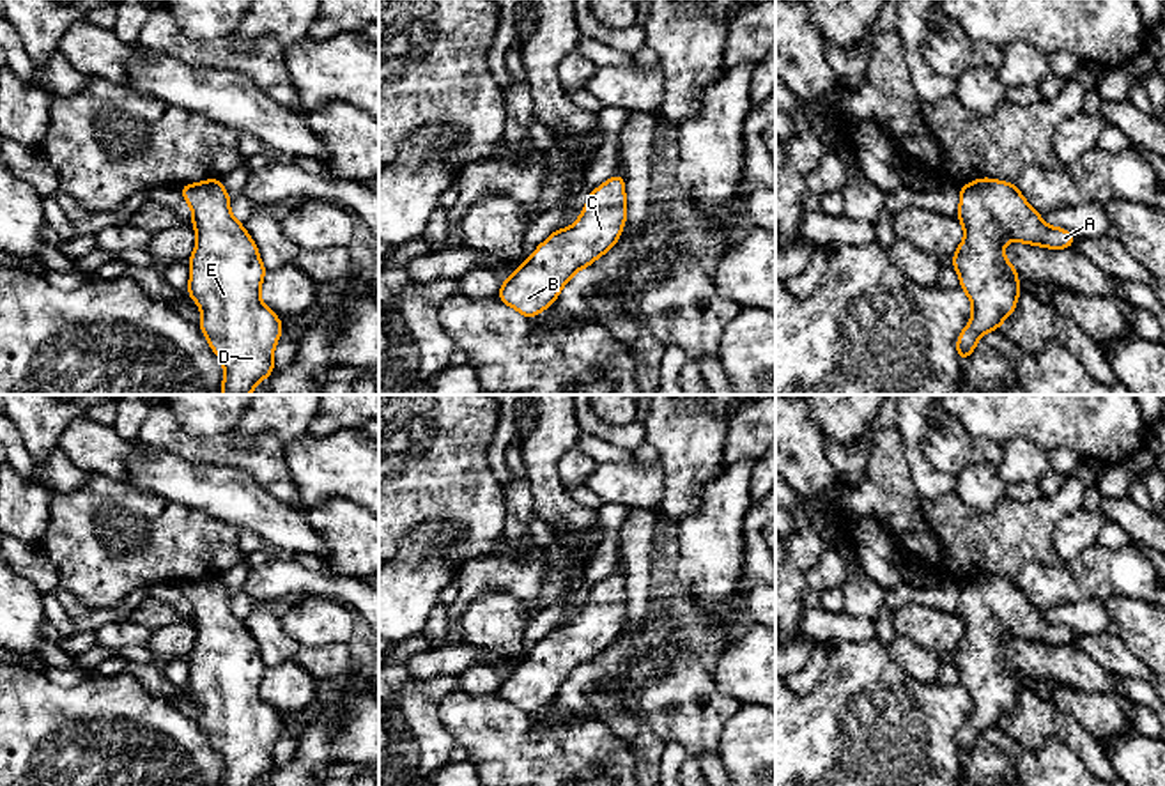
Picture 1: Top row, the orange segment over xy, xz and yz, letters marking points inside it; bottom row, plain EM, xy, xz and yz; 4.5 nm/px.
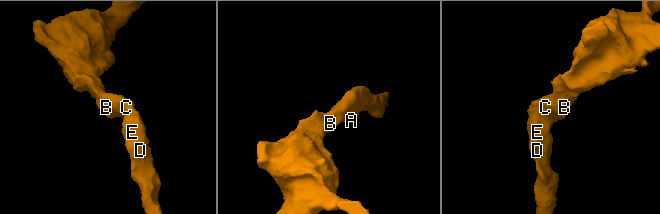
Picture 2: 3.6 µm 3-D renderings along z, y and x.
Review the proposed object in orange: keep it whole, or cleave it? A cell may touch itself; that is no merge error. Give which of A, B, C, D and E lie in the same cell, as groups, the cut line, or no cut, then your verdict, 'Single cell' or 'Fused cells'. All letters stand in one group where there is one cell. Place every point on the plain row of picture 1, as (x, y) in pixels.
Groups: A B C D E. No split. Single cell

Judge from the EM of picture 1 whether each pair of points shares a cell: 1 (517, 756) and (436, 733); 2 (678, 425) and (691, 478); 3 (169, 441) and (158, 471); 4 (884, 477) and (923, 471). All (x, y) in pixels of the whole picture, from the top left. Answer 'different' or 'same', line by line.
1: different
2: same
3: different
4: different

